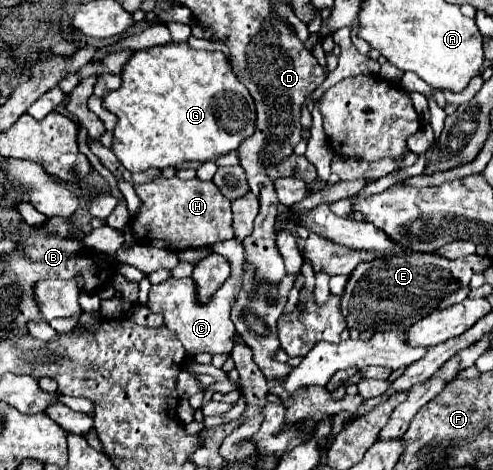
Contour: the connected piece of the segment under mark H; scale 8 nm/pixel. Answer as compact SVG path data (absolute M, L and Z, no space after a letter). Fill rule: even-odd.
M155 178L149 184L135 188L139 198L143 200L143 206L139 214L135 216L131 228L137 234L141 242L163 242L163 244L151 244L161 246L171 252L179 252L185 248L203 248L213 246L223 240L233 238L231 228L231 204L229 200L219 192L219 188L207 184L203 186L203 180L179 180L173 178Z

